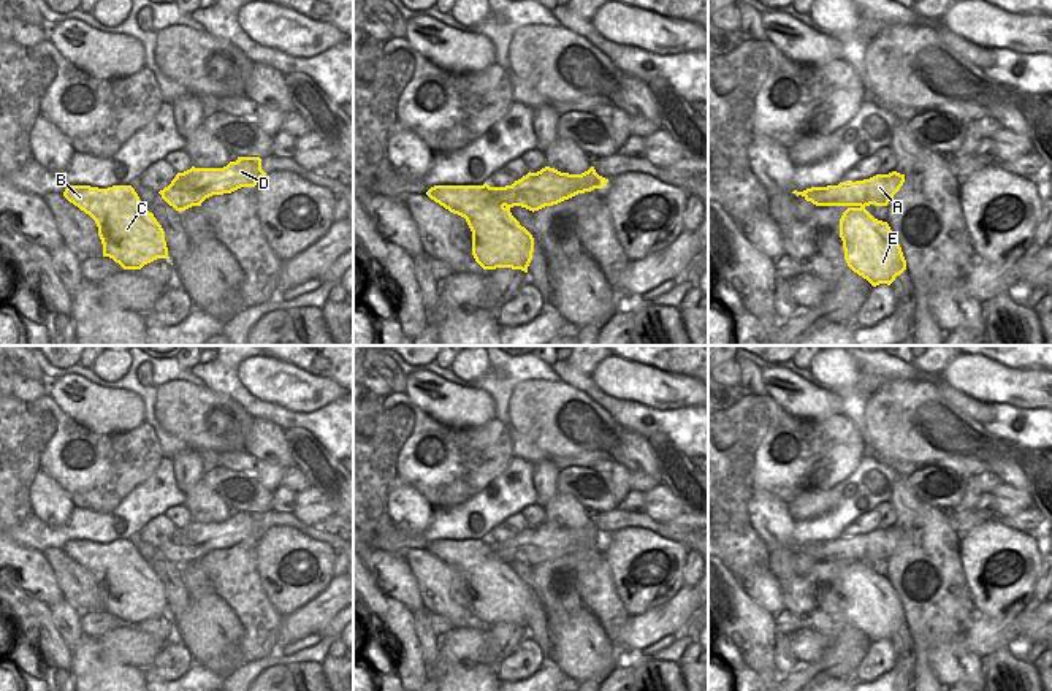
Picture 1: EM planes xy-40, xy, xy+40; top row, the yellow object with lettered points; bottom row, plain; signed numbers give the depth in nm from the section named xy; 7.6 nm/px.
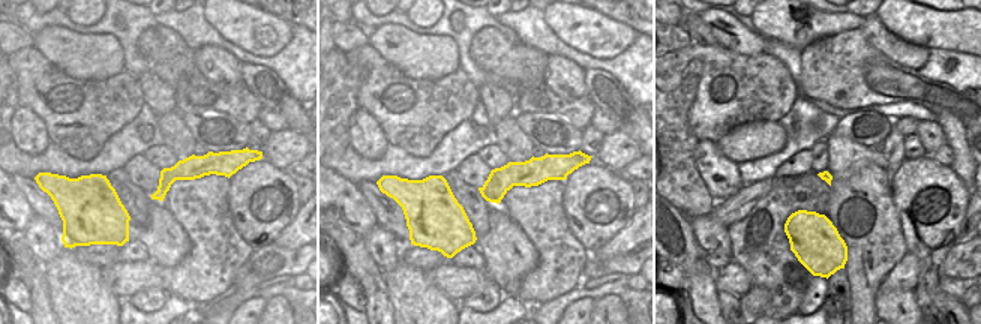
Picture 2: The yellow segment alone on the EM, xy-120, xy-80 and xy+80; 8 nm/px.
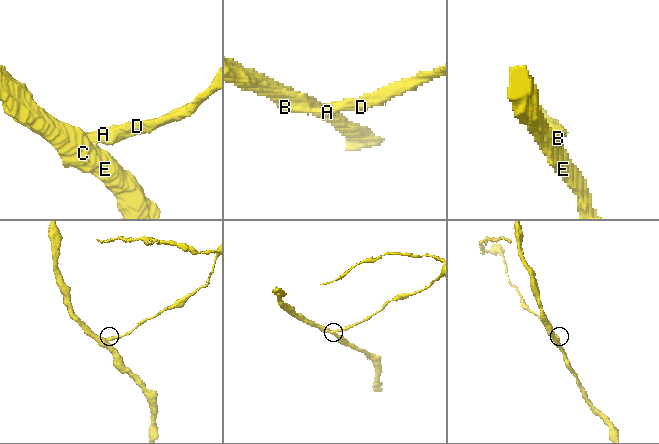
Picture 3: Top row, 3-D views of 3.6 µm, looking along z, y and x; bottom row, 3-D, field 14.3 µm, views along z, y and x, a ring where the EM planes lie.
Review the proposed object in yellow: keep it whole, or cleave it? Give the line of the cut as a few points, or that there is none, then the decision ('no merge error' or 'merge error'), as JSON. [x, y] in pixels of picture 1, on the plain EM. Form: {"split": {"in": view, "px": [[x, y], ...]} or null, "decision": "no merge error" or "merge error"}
{"split": {"in": "xy+40", "px": [[853, 547], [848, 558], [827, 560]]}, "decision": "merge error"}

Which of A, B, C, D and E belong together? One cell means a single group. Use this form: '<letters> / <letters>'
A D / B C E

